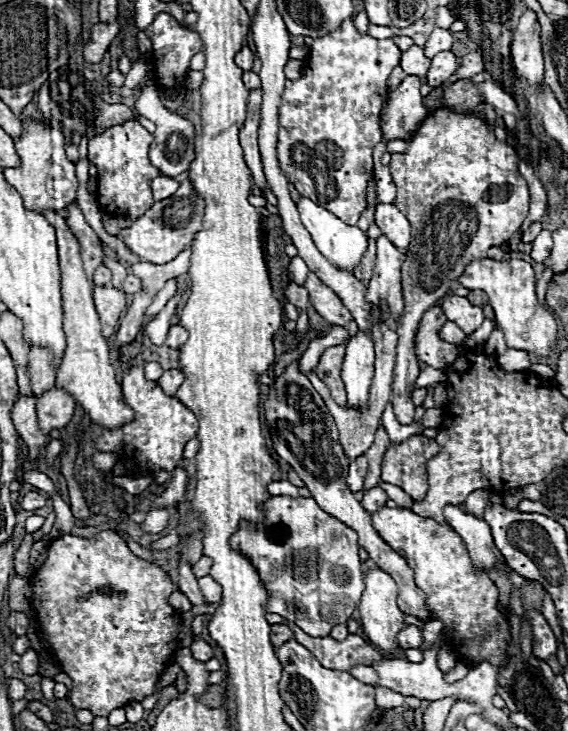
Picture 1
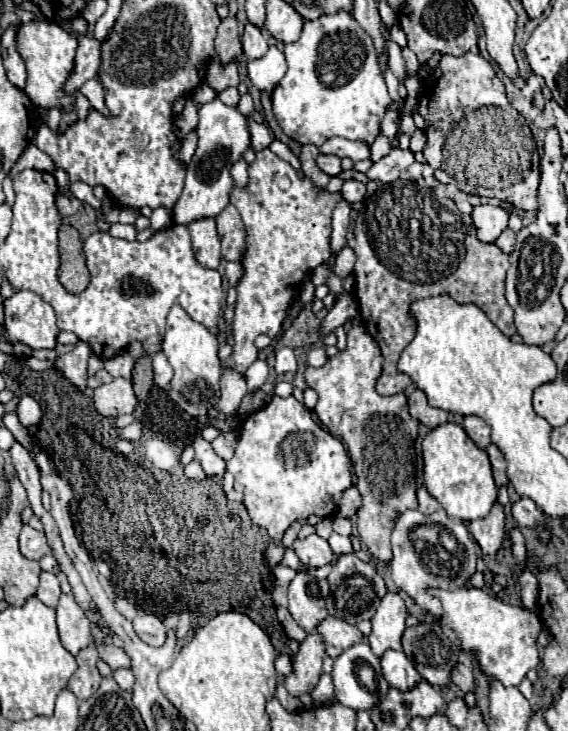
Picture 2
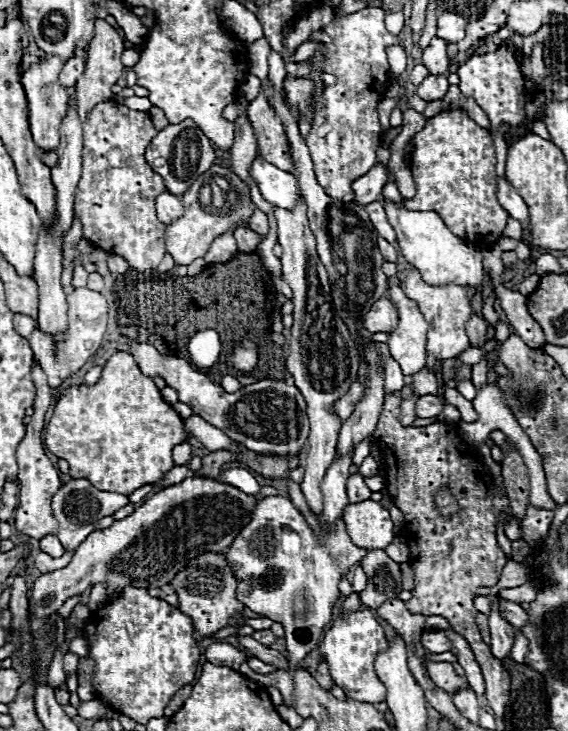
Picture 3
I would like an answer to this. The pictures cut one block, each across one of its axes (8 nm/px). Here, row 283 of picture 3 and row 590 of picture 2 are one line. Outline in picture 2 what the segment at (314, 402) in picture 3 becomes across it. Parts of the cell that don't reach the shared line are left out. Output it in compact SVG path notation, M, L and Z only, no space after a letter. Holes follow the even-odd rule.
M298 572L288 586L288 610L292 618L310 634L316 624L328 616L326 598L328 582L318 580L314 574Z

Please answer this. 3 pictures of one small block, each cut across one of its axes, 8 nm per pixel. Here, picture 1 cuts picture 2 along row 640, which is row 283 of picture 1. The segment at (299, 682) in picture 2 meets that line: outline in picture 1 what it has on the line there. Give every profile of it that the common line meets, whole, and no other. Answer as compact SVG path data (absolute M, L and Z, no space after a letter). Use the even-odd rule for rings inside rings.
M308 272L304 288L310 294L310 304L322 318L326 318L326 322L346 326L346 322L352 320L352 314L344 308L340 298L328 286L322 286L320 278L314 272Z

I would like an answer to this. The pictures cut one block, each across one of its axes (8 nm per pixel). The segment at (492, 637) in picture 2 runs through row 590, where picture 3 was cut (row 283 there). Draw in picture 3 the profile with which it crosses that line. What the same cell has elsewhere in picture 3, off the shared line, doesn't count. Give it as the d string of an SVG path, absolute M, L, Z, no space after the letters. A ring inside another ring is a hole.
M386 202L384 208L398 236L398 244L402 248L404 258L422 274L426 282L430 282L432 286L442 286L442 284L470 286L474 292L484 288L488 274L482 266L482 252L476 246L454 236L444 226L444 222L436 212L412 212L392 202Z

